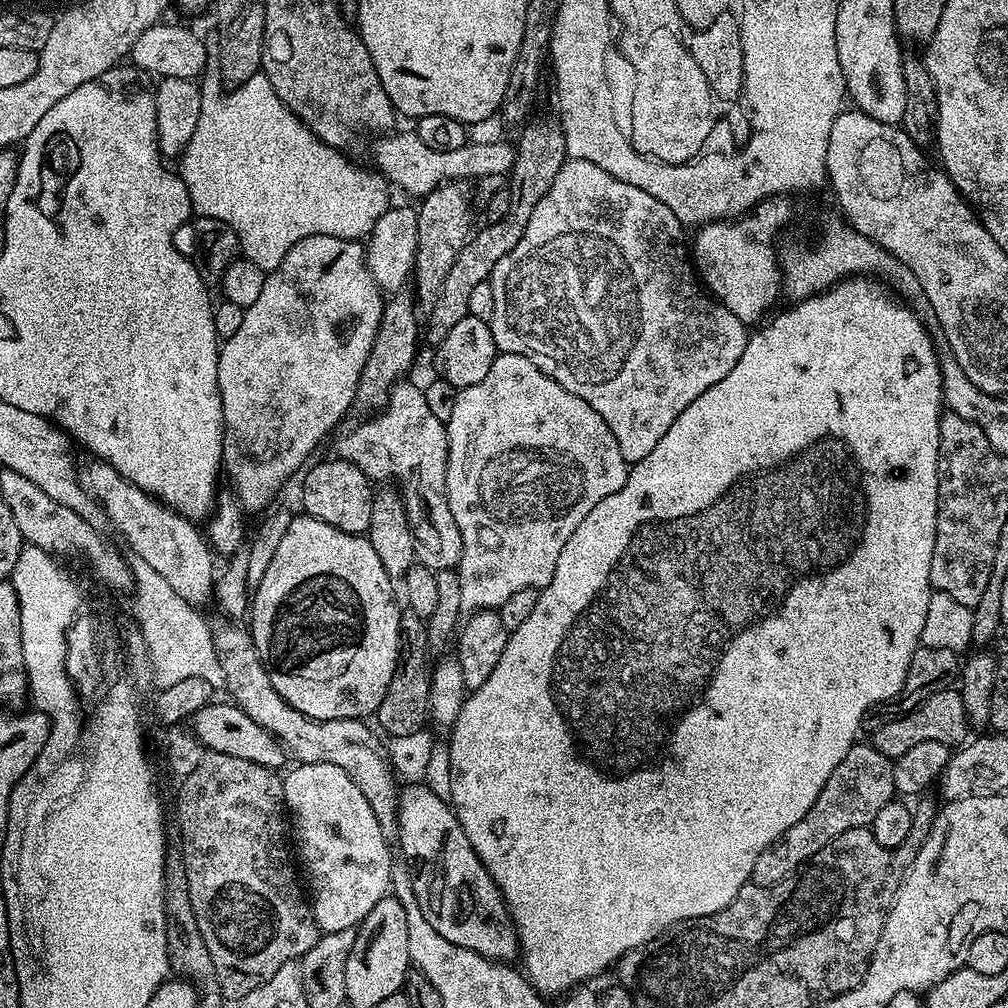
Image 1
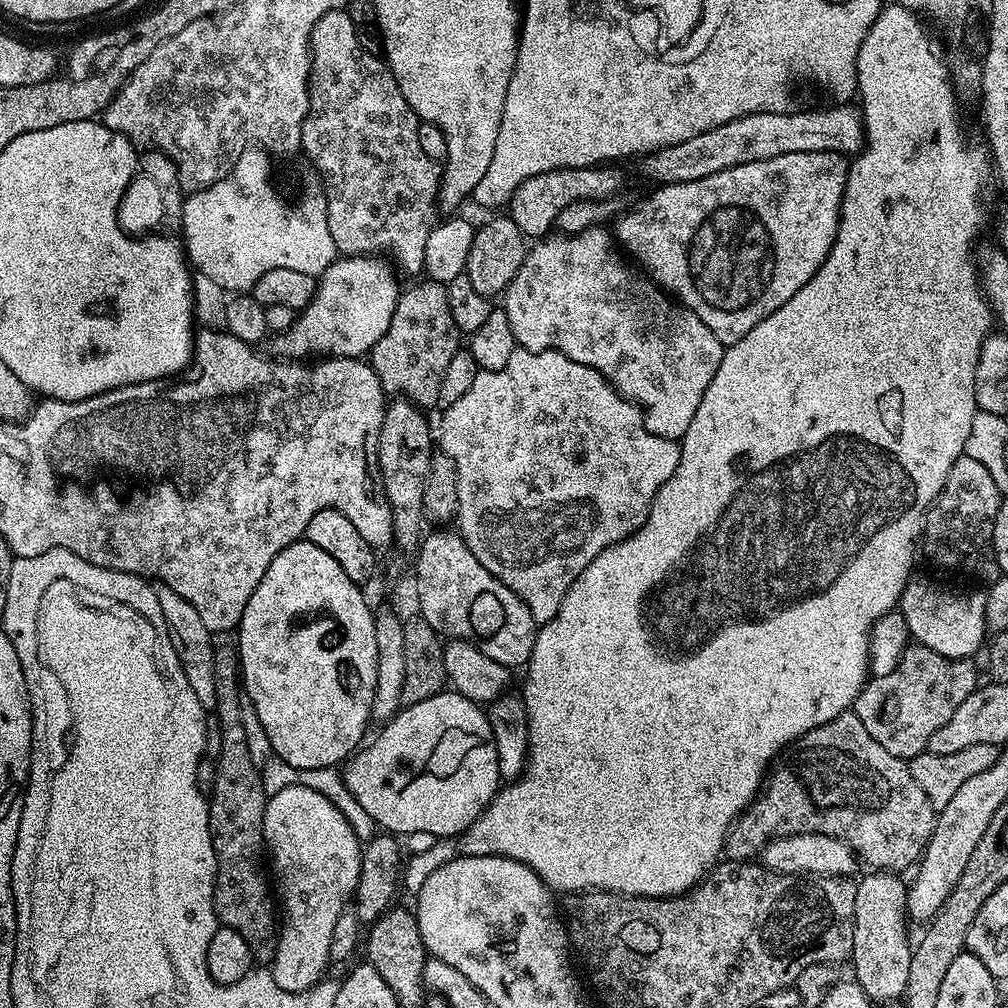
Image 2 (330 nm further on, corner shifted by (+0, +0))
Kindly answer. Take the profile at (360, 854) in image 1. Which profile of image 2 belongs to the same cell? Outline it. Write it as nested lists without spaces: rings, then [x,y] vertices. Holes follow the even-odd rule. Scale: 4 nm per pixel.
[[[288,786],[267,799],[264,811],[264,846],[270,857],[274,892],[282,913],[278,924],[276,953],[270,961],[270,971],[274,982],[278,982],[282,990],[311,992],[325,979],[324,971],[332,960],[334,926],[338,926],[338,918],[353,903],[360,877],[362,841],[344,820],[342,813],[324,795],[306,786]]]

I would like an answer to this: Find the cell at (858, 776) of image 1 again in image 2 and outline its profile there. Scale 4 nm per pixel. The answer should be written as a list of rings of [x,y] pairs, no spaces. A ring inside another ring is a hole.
[[[849,710],[838,714],[838,718],[826,722],[814,730],[810,730],[806,735],[799,736],[795,742],[788,745],[786,755],[775,761],[774,767],[770,772],[770,779],[763,785],[762,791],[757,795],[756,799],[741,812],[740,817],[732,824],[732,827],[729,828],[728,836],[724,840],[723,855],[727,857],[728,860],[748,862],[753,858],[759,857],[761,853],[763,853],[766,845],[776,839],[777,836],[826,834],[827,836],[838,838],[844,844],[849,844],[857,857],[859,857],[863,863],[865,860],[865,862],[869,864],[867,866],[869,869],[900,874],[903,873],[903,868],[910,867],[909,869],[911,869],[913,865],[919,861],[920,857],[924,855],[924,847],[928,845],[928,839],[932,837],[932,828],[936,824],[936,817],[937,813],[934,811],[932,803],[928,801],[926,794],[922,794],[922,786],[918,786],[918,782],[914,782],[907,763],[899,760],[894,754],[890,754],[890,750],[885,750],[883,746],[878,746],[878,742],[874,742],[874,738],[870,738],[870,730],[866,730],[866,726],[862,726],[862,722],[856,716],[855,711]]]

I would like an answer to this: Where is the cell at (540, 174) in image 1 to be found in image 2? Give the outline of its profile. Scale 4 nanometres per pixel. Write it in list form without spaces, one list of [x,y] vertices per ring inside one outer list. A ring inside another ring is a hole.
[[[427,278],[409,284],[412,285],[401,291],[394,306],[394,318],[390,318],[386,334],[372,347],[370,363],[385,393],[408,400],[421,410],[435,409],[442,378],[450,360],[462,348],[462,334],[454,326],[445,285]]]

